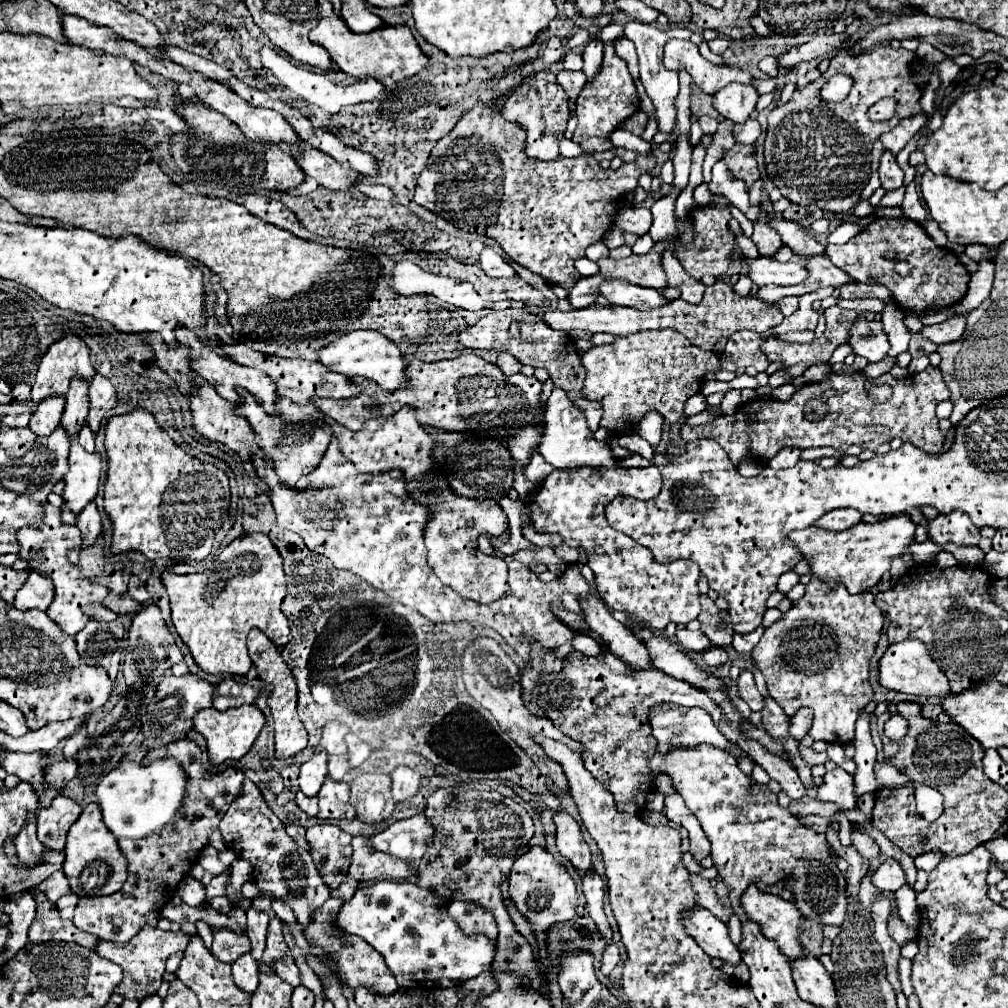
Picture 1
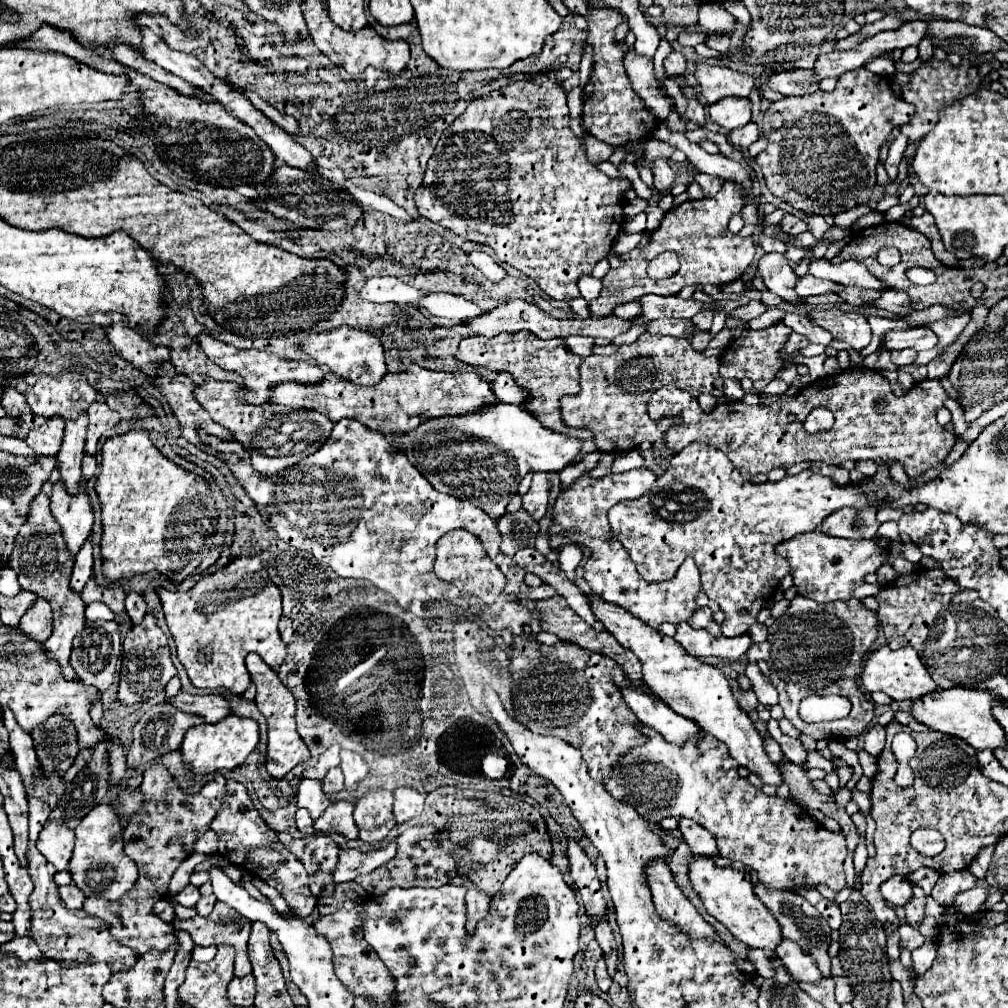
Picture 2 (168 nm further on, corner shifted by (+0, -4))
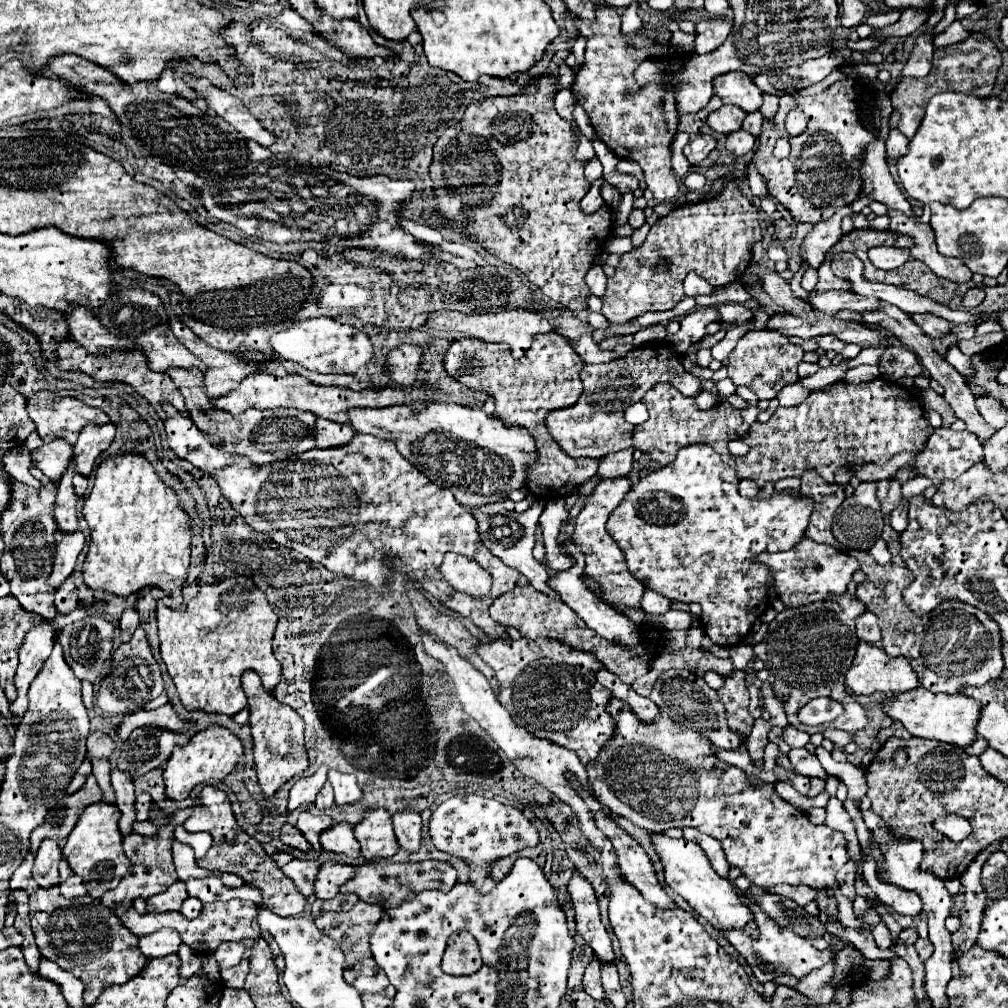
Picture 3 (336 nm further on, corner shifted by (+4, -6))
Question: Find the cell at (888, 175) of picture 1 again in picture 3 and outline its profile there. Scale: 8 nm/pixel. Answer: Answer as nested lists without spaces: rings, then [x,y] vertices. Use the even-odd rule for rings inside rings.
[[[890,130],[890,136],[886,140],[886,154],[890,160],[898,160],[908,152],[908,140],[898,130]]]

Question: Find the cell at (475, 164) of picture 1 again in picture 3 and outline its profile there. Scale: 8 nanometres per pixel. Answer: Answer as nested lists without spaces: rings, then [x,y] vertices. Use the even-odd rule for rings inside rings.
[[[548,72],[528,84],[522,94],[472,102],[462,120],[450,126],[434,144],[434,160],[430,166],[434,188],[430,198],[436,204],[438,218],[444,220],[450,230],[466,230],[472,242],[478,242],[502,262],[520,268],[520,272],[554,302],[570,310],[586,310],[590,290],[584,276],[602,252],[614,222],[612,210],[606,204],[592,214],[580,208],[580,200],[588,194],[590,184],[584,178],[584,162],[576,160],[578,140],[572,126],[560,118],[554,108],[554,96],[560,88],[558,76]]]

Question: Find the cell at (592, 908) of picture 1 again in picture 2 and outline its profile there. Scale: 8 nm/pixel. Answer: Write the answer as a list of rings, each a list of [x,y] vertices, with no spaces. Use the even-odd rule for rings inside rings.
[[[606,920],[596,922],[594,932],[596,932],[596,940],[598,940],[598,944],[600,944],[602,952],[604,952],[608,974],[614,978],[614,974],[616,974],[616,940],[614,940],[614,934],[612,934]]]

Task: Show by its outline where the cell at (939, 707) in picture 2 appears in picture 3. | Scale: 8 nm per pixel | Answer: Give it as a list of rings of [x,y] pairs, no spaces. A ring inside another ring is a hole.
[[[916,688],[912,692],[904,692],[904,696],[884,698],[884,712],[892,718],[904,724],[904,728],[918,738],[928,740],[940,740],[948,744],[956,744],[960,748],[970,746],[978,732],[978,720],[980,720],[980,702],[976,702],[970,696],[964,694],[932,694],[926,688]]]

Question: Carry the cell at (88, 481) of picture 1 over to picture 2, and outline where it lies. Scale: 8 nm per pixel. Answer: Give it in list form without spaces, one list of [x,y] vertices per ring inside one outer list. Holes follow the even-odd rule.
[[[86,480],[80,482],[80,492],[76,496],[70,496],[62,482],[56,482],[50,494],[50,510],[56,522],[62,528],[64,542],[70,550],[70,554],[78,554],[80,546],[86,542],[86,538],[92,532],[94,514],[88,502],[88,494],[84,492]]]

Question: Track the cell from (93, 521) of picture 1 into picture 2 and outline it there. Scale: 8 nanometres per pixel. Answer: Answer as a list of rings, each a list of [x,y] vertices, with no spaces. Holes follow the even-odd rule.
[[[88,538],[74,560],[74,572],[70,578],[72,590],[80,592],[84,588],[84,584],[90,580],[90,576],[92,576],[92,540]]]

